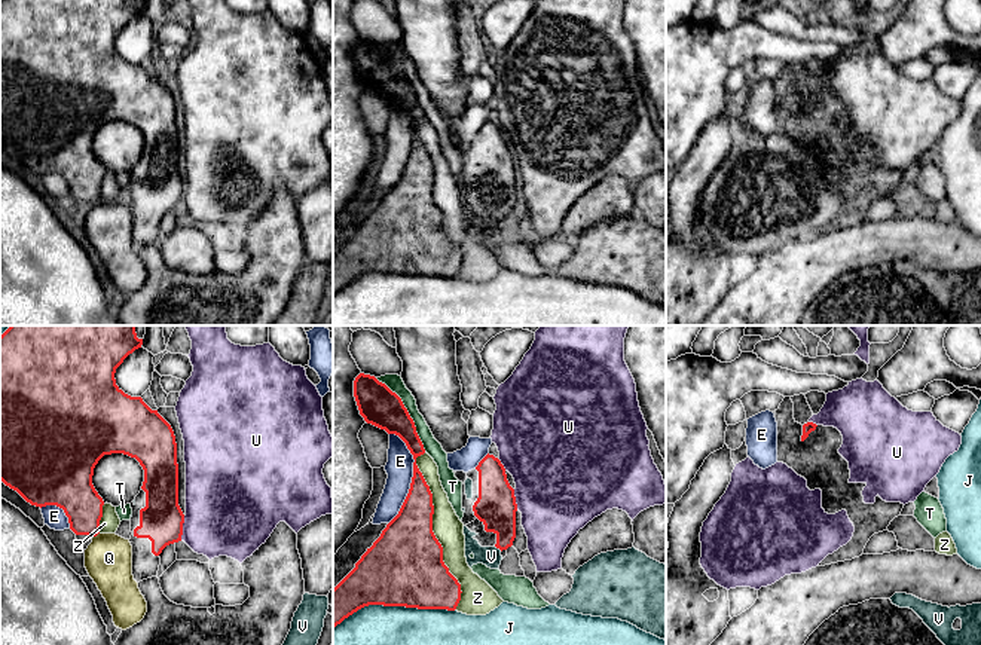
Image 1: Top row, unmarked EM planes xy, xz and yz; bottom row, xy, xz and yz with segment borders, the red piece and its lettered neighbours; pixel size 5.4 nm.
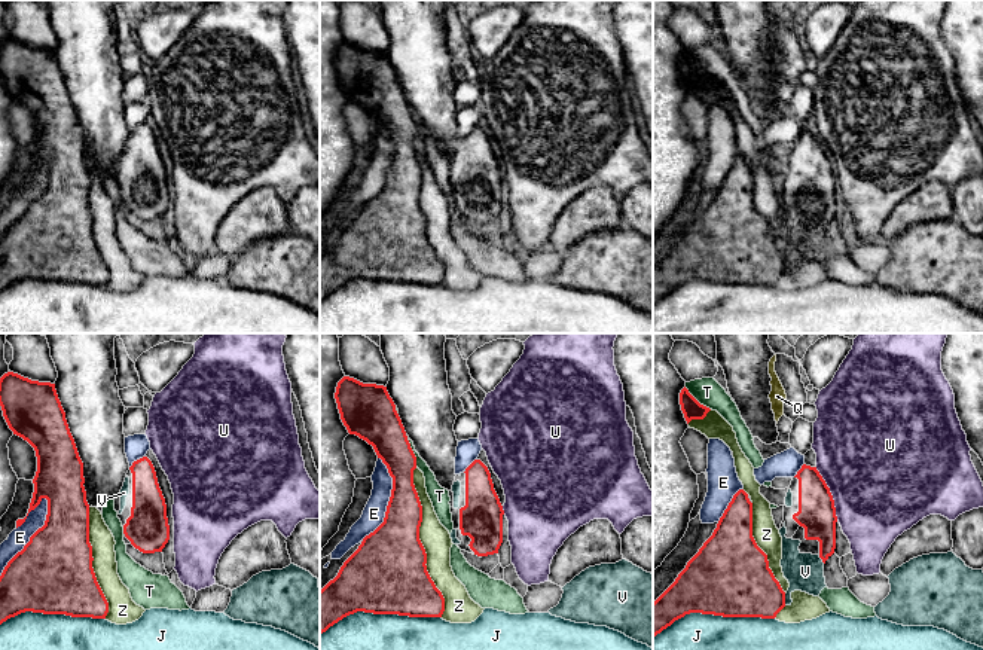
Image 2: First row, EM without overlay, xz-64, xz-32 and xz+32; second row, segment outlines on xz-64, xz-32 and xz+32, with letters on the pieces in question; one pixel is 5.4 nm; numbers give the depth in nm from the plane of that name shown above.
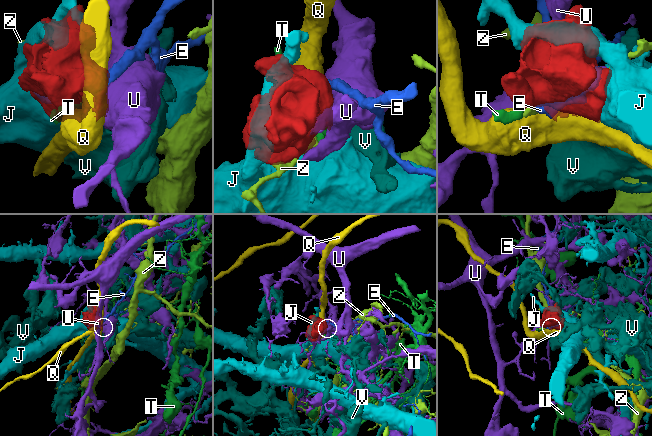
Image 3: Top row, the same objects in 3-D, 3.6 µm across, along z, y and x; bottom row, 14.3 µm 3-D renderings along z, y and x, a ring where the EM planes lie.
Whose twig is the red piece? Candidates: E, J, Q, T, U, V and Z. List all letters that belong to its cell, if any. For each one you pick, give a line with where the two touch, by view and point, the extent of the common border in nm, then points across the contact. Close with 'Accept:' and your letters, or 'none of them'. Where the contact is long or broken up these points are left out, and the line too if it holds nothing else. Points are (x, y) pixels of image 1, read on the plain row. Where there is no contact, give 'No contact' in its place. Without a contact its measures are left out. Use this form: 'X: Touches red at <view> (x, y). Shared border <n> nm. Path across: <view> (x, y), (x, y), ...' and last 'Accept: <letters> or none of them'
V: Touches red at xz (498, 214). Shared border 50 nm
Accept: V

